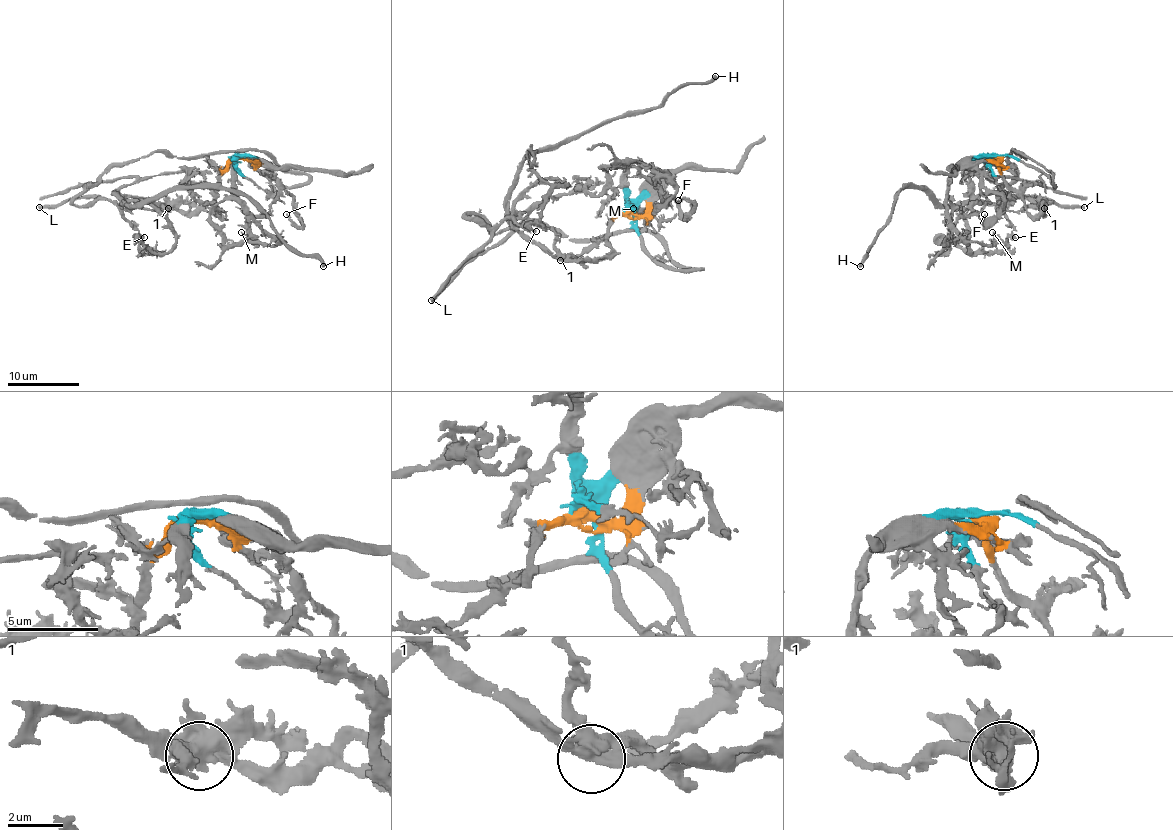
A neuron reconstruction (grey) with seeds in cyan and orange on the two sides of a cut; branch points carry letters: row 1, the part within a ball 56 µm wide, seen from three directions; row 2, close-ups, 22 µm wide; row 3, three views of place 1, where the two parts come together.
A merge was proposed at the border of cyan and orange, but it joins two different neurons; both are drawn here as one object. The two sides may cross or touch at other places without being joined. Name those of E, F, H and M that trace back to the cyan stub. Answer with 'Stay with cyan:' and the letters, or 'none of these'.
Stay with cyan: M

